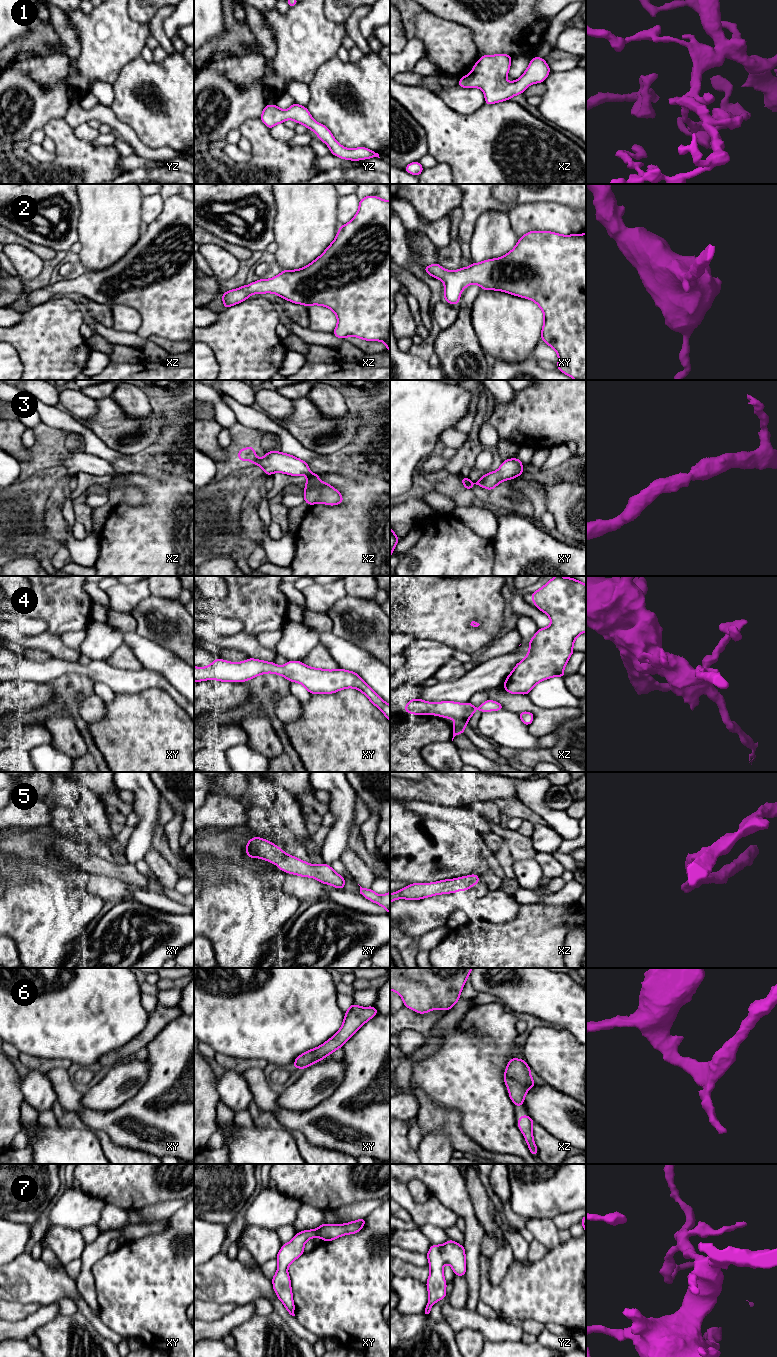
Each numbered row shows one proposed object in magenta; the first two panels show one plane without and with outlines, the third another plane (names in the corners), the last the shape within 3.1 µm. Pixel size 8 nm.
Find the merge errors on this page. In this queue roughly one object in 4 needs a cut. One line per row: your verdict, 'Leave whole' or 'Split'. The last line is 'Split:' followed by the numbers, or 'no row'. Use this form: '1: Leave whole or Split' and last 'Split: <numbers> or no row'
1: Leave whole
2: Leave whole
3: Leave whole
4: Leave whole
5: Leave whole
6: Leave whole
7: Leave whole
Split: no row

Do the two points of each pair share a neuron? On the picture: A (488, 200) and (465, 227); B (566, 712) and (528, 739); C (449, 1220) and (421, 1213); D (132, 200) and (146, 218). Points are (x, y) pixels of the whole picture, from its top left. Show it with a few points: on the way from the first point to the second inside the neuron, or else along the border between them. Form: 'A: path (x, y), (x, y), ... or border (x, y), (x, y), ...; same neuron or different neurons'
A: path (481, 206), (469, 220); same neuron
B: border (527, 726), (527, 730), (539, 738); different neurons
C: path (442, 1217), (436, 1213), (428, 1213); same neuron
D: border (142, 196), (141, 222), (144, 225); different neurons

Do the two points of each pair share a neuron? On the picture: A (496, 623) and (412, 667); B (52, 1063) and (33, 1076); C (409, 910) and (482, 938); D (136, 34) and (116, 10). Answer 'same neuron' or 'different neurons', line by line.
A: different neurons
B: different neurons
C: different neurons
D: same neuron

